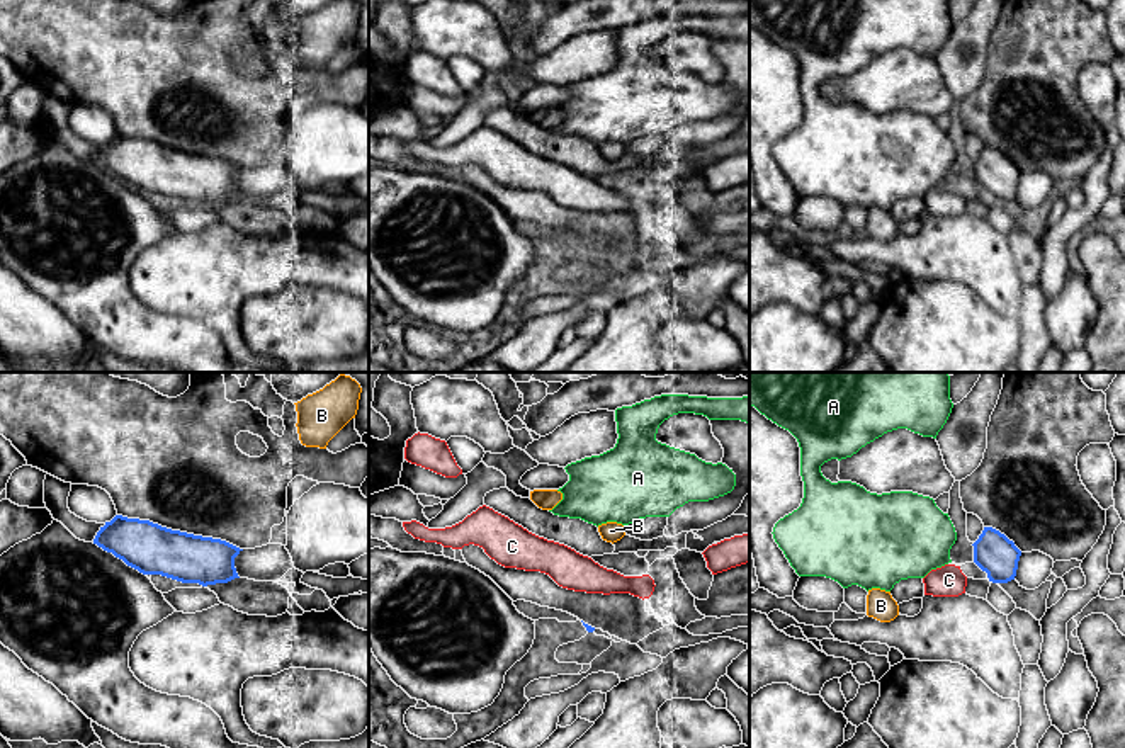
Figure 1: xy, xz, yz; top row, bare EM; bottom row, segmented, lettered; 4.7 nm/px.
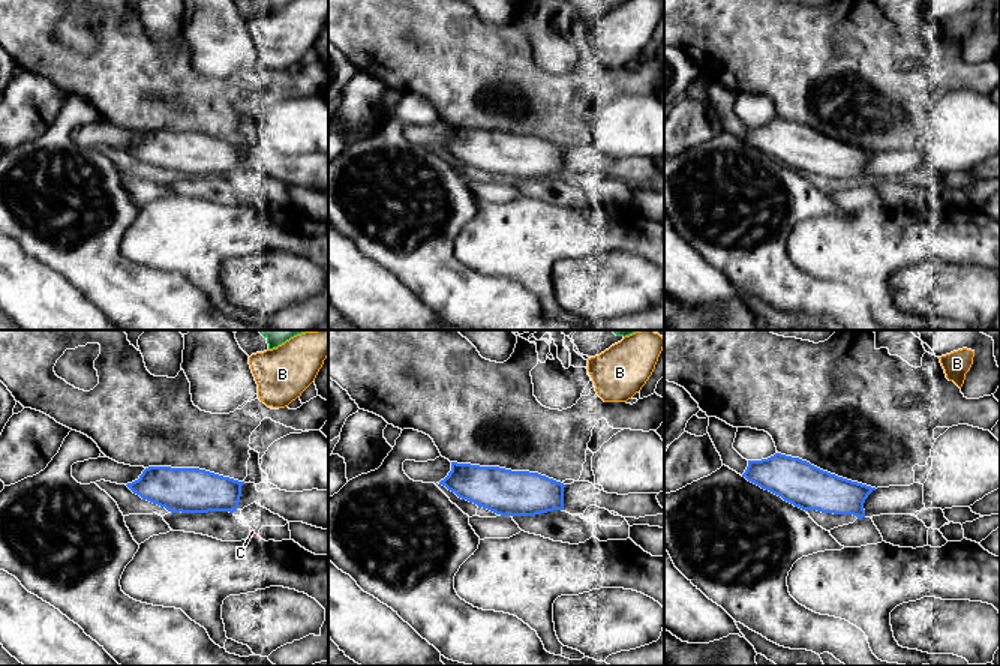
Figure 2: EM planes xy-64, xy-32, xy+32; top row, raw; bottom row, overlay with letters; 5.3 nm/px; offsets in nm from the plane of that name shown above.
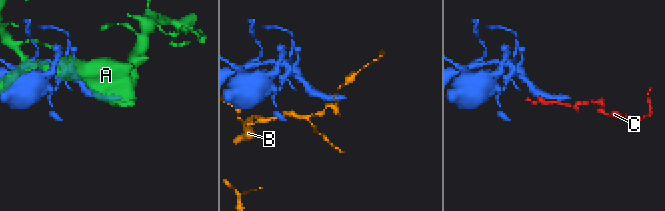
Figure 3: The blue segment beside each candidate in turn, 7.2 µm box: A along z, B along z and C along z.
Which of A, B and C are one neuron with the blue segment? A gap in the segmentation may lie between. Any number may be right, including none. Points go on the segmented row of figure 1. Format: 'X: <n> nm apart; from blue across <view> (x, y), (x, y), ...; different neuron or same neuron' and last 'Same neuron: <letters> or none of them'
A: 80 nm apart; from blue across yz (972, 544), (955, 539); different neuron
B: 400 nm apart; from blue across xz (582, 621), (607, 541); different neuron
C: 80 nm apart; from blue across yz (974, 561), (961, 570); different neuron
Same neuron: none of them

